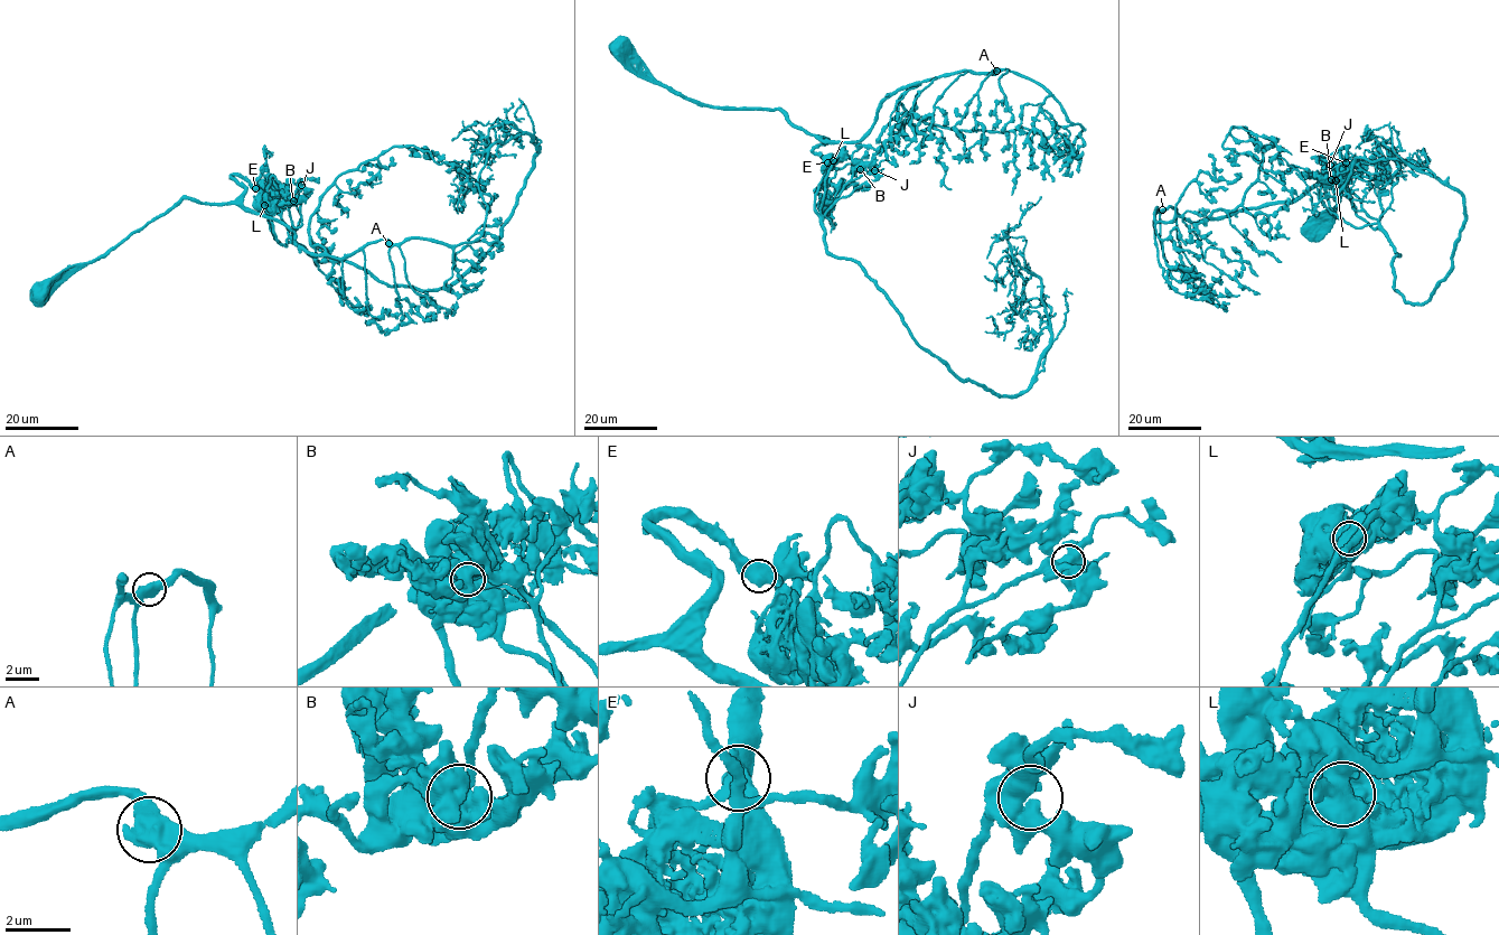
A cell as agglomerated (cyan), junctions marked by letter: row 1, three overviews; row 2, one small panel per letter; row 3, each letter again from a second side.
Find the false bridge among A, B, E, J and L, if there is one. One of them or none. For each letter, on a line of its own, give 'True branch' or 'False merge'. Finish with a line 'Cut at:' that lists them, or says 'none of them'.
A: True branch
B: True branch
E: True branch
J: True branch
L: False merge
Cut at: L

